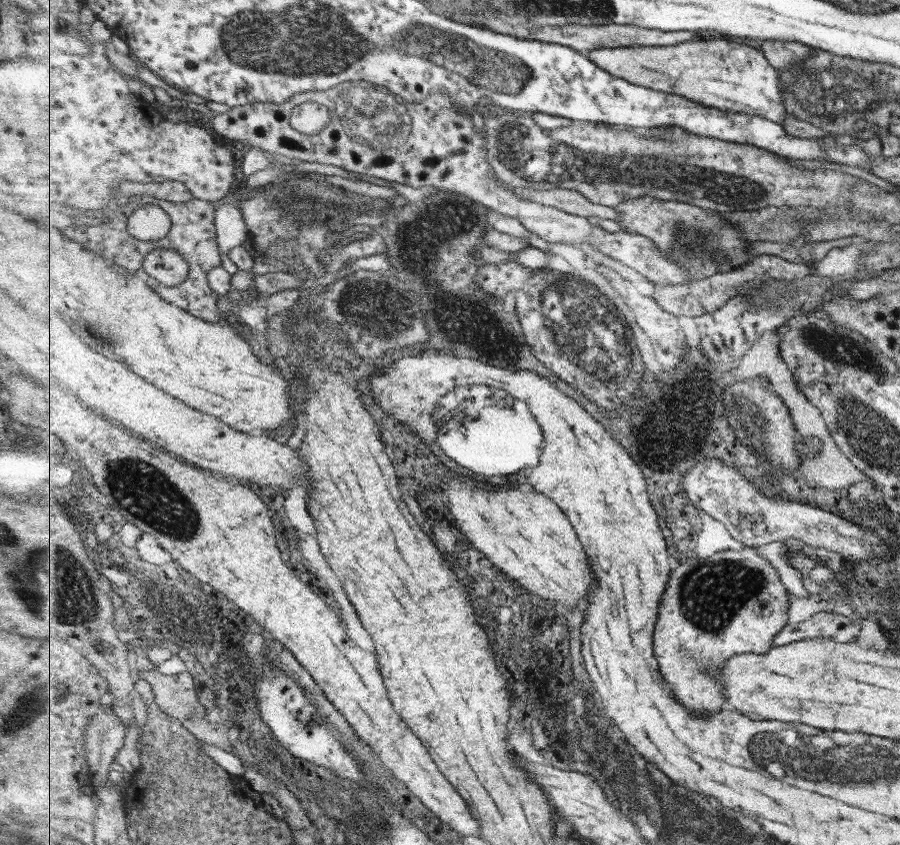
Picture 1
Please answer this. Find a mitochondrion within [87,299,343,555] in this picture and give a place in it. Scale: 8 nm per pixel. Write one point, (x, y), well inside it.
(147, 494)

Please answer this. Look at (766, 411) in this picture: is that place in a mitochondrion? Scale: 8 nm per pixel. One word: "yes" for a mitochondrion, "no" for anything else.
yes

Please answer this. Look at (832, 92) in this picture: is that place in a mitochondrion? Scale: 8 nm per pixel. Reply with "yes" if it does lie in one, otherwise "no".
yes

